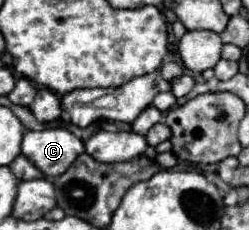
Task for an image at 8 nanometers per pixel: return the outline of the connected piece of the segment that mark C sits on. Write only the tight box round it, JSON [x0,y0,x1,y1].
[21,128,85,176]

